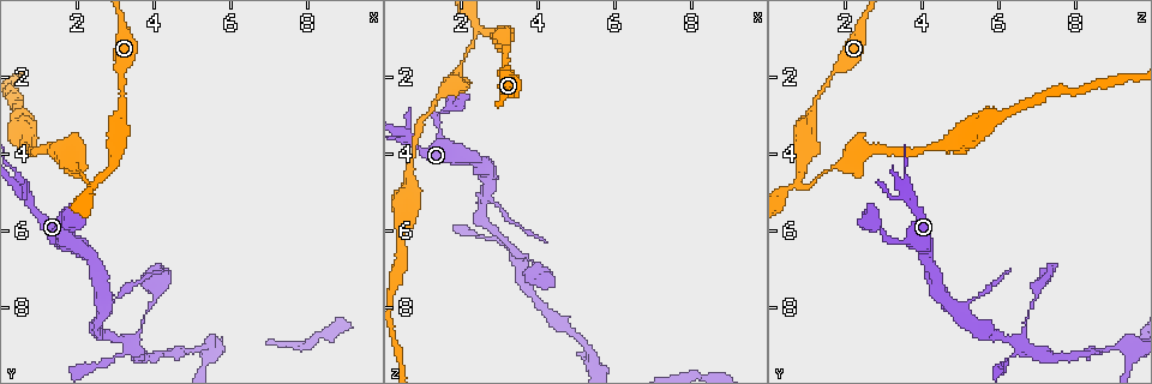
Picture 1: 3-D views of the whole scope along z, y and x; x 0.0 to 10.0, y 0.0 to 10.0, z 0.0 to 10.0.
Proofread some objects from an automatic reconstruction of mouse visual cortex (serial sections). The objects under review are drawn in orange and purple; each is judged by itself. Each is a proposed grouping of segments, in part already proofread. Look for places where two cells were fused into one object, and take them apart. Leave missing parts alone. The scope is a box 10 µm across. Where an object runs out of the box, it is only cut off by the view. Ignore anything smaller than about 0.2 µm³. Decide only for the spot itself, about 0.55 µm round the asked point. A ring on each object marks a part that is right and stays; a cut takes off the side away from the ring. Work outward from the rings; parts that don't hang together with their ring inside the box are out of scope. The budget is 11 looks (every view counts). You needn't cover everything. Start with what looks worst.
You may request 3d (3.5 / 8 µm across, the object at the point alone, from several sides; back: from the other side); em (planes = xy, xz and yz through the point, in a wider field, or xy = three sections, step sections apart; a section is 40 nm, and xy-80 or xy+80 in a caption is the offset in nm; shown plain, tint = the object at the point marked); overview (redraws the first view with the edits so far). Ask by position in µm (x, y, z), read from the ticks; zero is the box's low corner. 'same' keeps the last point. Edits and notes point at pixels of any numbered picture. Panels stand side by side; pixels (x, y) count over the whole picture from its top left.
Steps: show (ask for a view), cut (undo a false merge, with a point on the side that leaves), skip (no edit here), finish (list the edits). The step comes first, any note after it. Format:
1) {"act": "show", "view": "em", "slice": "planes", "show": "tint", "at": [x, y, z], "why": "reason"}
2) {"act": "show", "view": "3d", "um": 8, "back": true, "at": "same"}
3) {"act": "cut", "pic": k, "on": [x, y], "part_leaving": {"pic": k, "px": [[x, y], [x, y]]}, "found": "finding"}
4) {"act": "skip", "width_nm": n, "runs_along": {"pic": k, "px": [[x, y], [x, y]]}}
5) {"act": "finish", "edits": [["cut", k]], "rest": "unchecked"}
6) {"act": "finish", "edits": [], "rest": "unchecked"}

{"act": "show", "view": "3d", "um": 3.5, "at": [3.15, 8.75, 6.35], "why": "small branch off a trunk"}

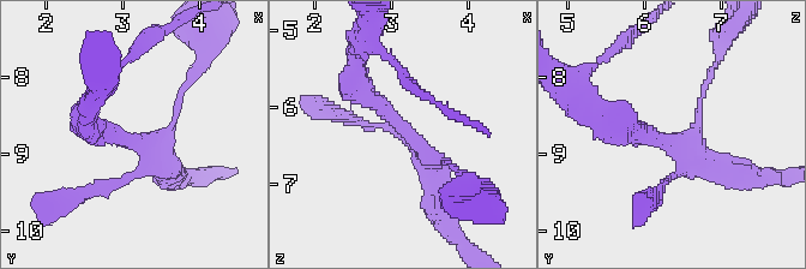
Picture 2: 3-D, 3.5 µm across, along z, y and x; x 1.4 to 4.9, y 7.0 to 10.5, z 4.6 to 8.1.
{"act": "show", "view": "em", "slice": "xy", "step": 2, "show": "tint", "at": [3.15, 8.80, 6.30], "why": "shape alone is not enough"}

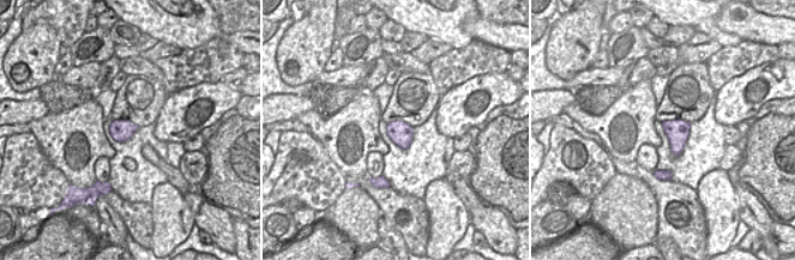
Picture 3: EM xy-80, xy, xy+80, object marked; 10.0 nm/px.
{"act": "skip", "runs_along": {"pic": 2, "px": [[354, 75], [435, 167], [435, 189]]}, "found": "all the same cell"}

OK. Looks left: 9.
{"act": "show", "view": "3d", "um": 3.5, "at": [5.40, 9.05, 9.40], "why": "side arm on a straight run"}

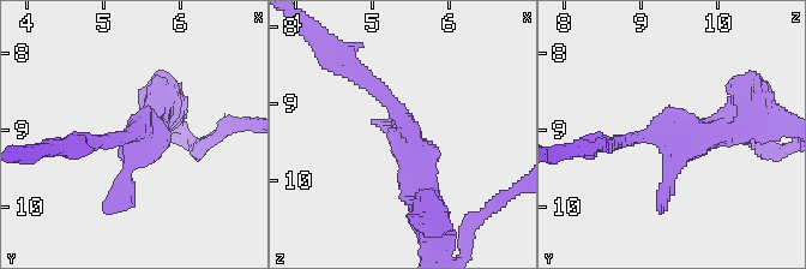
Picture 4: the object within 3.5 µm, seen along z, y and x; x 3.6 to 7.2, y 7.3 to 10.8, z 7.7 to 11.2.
{"act": "show", "view": "em", "slice": "xy", "step": 3, "show": "tint", "at": [5.40, 9.10, 9.35], "arms": 3, "arm_widths_nm": [200, 200, 300]}

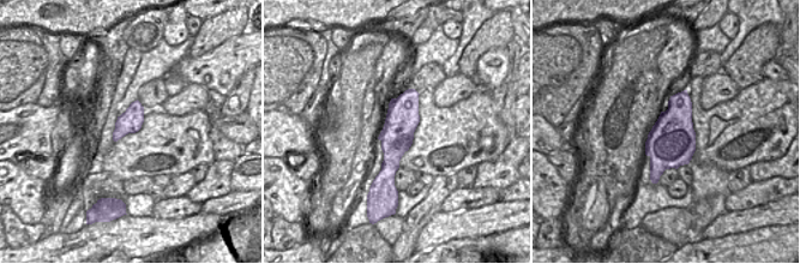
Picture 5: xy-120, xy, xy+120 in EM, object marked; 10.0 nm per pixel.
{"act": "show", "view": "em", "slice": "xy", "step": 1, "show": "tint", "at": "same", "why": "another direction"}

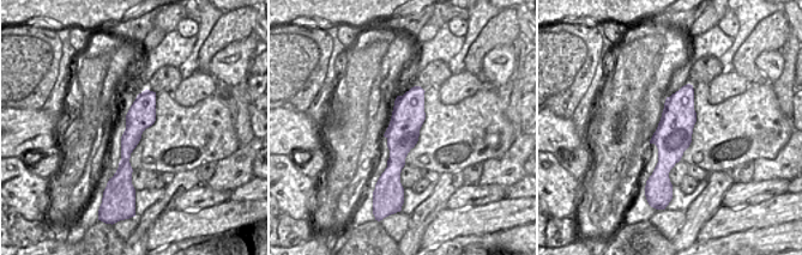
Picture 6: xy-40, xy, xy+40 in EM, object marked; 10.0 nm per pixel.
{"act": "skip", "found": "all the same cell"}

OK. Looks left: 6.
{"act": "show", "view": "3d", "um": 3.5, "back": true, "at": [3.20, 2.45, 1.45], "why": "a narrow waist"}

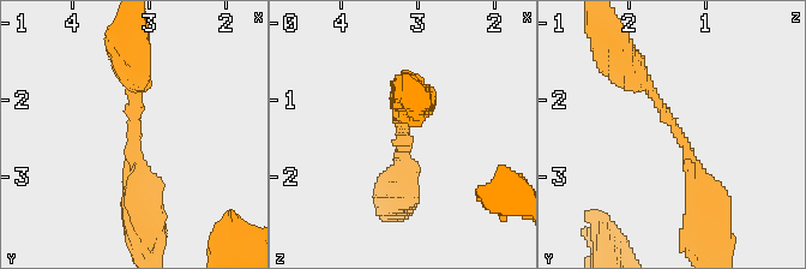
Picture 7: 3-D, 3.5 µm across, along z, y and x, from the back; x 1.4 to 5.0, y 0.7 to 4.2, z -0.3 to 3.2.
{"act": "skip", "runs_along": {"pic": 7, "px": [[627, 66], [698, 165], [708, 205]]}, "found": "all the same cell"}

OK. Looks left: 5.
{"act": "show", "view": "3d", "um": 3.5, "at": [2.45, 4.85, 0.75], "why": "a fork"}

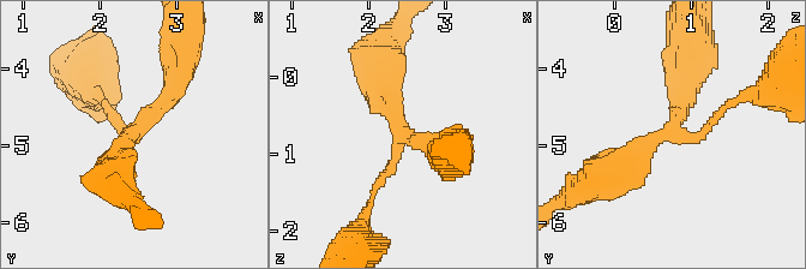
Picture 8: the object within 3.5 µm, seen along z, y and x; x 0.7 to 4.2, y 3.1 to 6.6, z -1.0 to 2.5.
{"act": "show", "view": "em", "slice": "xy", "step": 2, "show": "tint", "at": [2.45, 4.85, 0.80], "arms": 3, "arm_widths_nm": [100, 250, 350], "why": "need the tissue"}

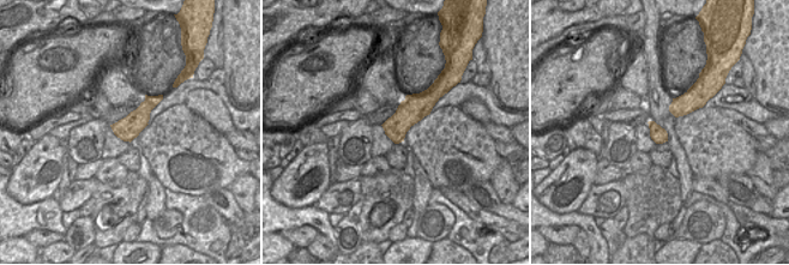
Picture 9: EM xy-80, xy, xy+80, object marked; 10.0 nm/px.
{"act": "skip", "width_nm": 260, "runs_along": {"pic": 8, "px": [[449, 151], [401, 136], [374, 195]]}, "found": "all the same cell"}

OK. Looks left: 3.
{"act": "finish", "edits": [], "rest": "unchecked"}

